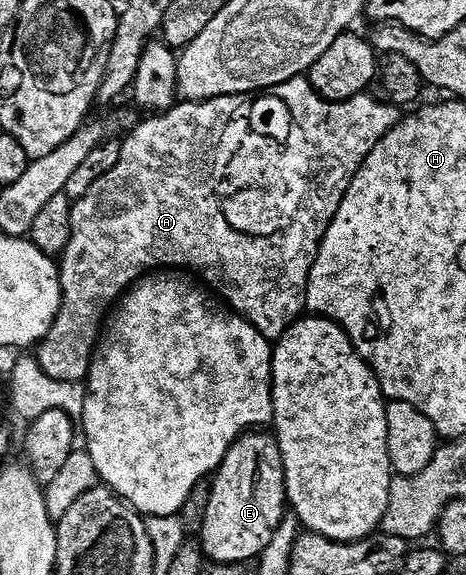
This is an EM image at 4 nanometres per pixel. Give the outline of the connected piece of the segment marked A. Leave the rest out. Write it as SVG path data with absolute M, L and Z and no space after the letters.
M267 90L250 95L222 95L216 99L202 101L179 101L171 110L152 114L144 123L137 124L132 129L131 136L122 140L121 155L117 165L101 176L84 196L74 200L71 204L71 240L58 260L59 284L63 300L49 333L37 344L37 352L39 351L37 360L41 370L57 381L83 383L91 368L91 356L95 354L95 345L99 341L100 330L113 304L132 283L136 283L138 279L156 269L186 269L194 273L226 306L236 311L241 317L245 317L268 341L280 339L288 327L300 318L304 310L311 262L315 260L315 255L319 252L319 243L325 237L341 205L351 176L367 160L372 146L391 132L401 118L400 108L392 107L390 103L383 103L371 93L346 99L343 103L331 103L328 99L322 99L320 103L313 101L309 107L313 111L311 115L313 123L317 121L313 127L321 129L321 137L325 139L319 143L321 147L319 157L323 157L319 159L319 163L317 159L315 163L313 159L309 161L307 159L309 155L305 155L305 149L311 143L307 143L307 133L301 131L297 125L297 113L293 111L293 105L291 103L283 105L281 101L275 101Z

